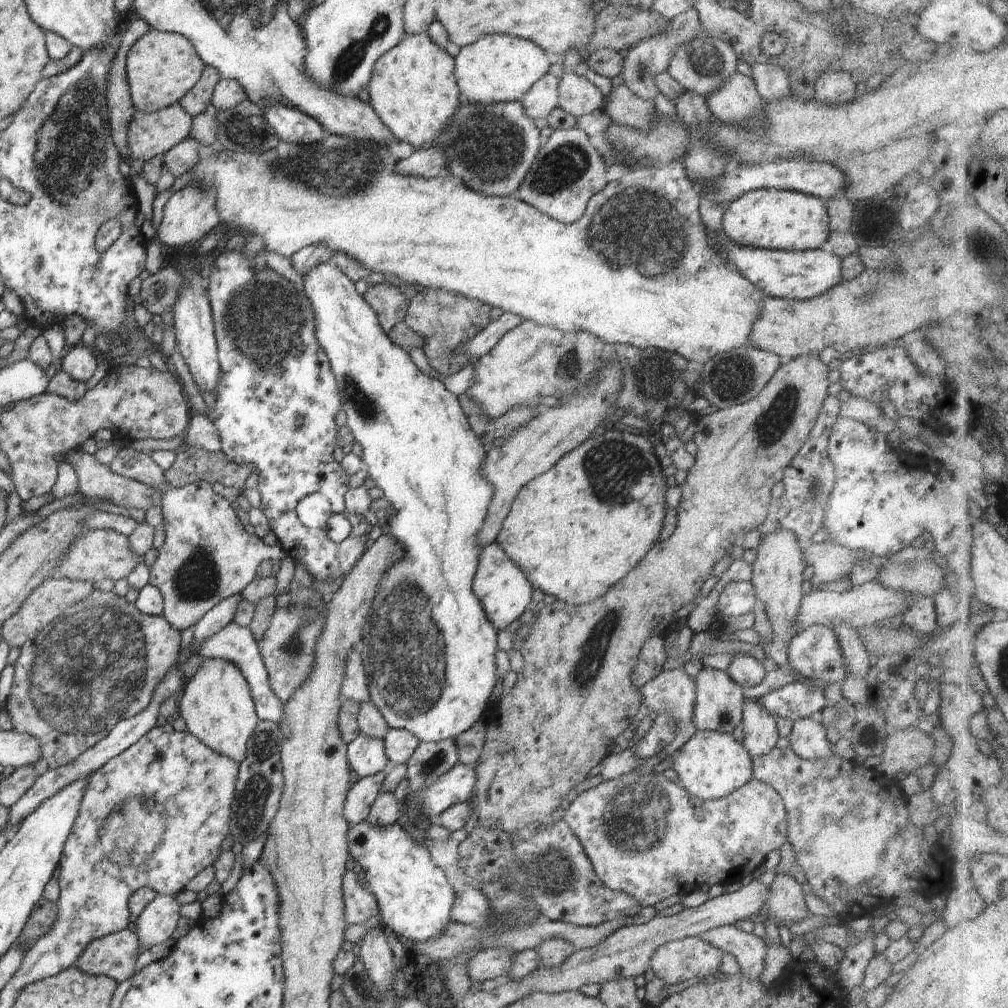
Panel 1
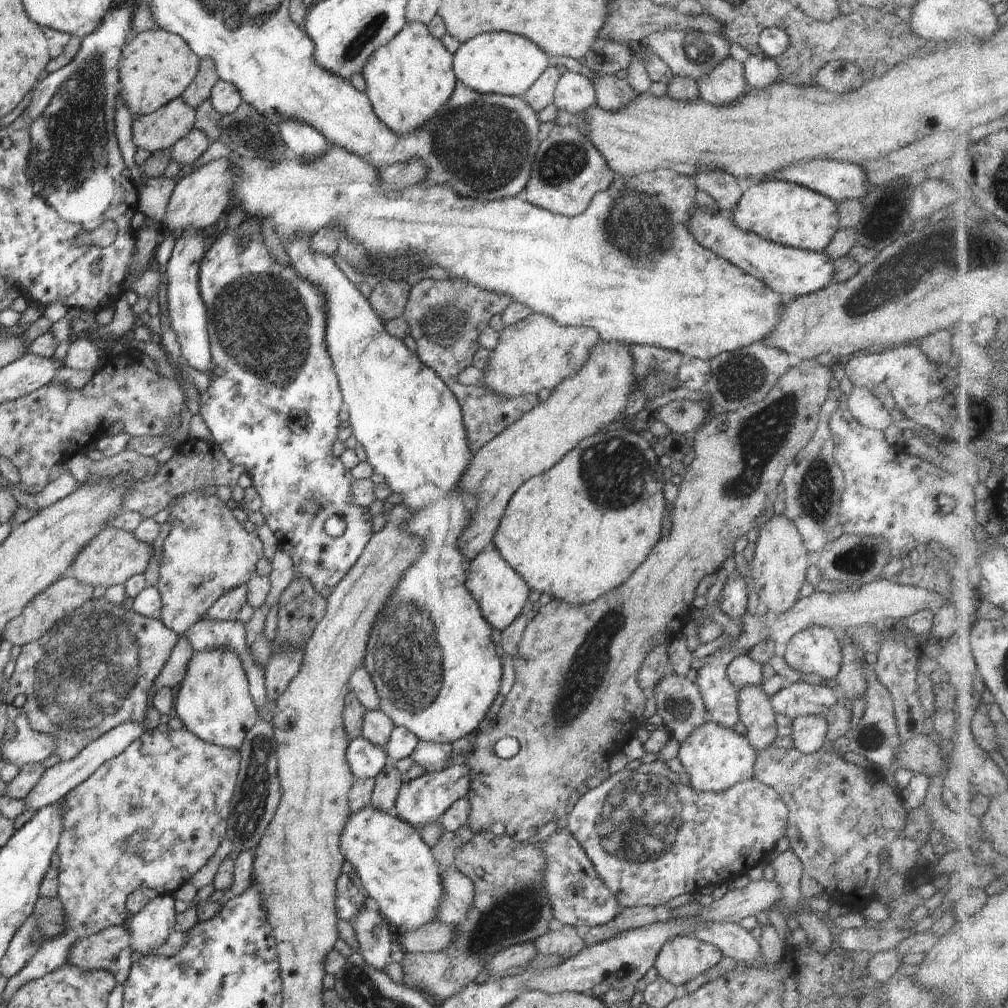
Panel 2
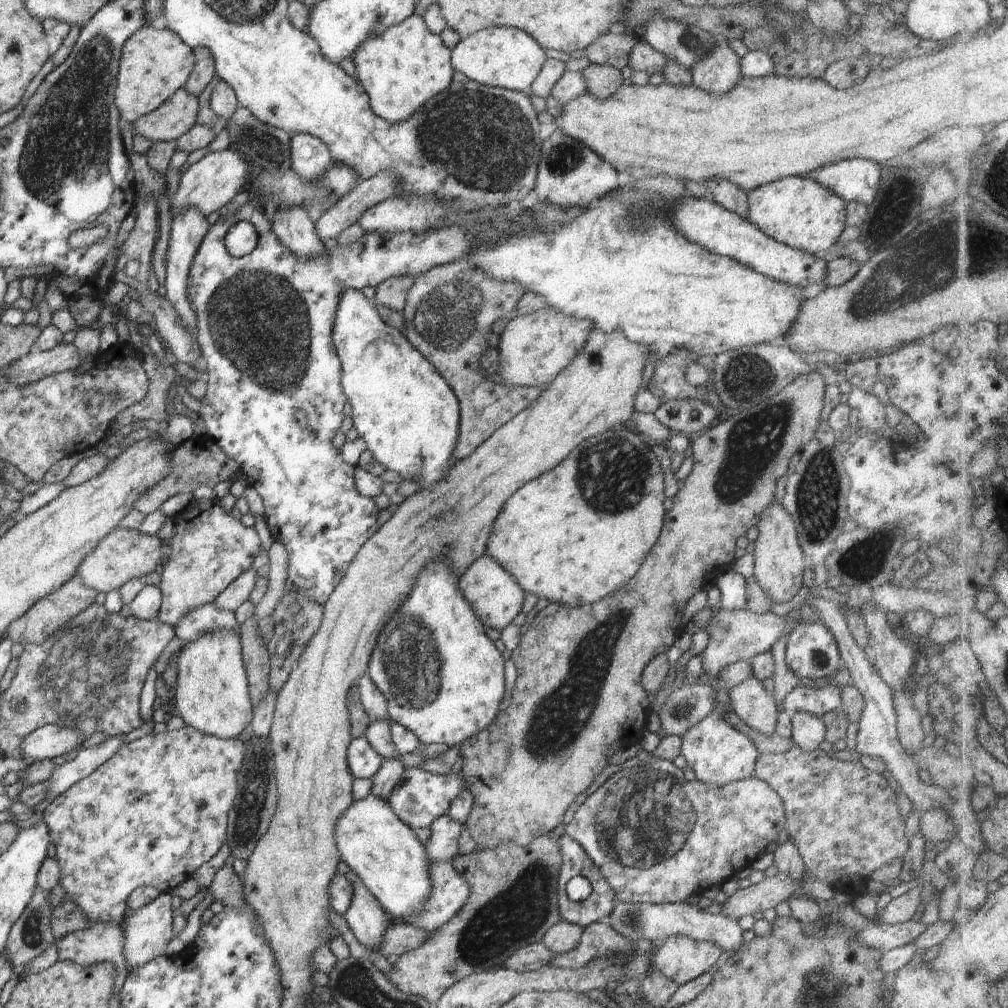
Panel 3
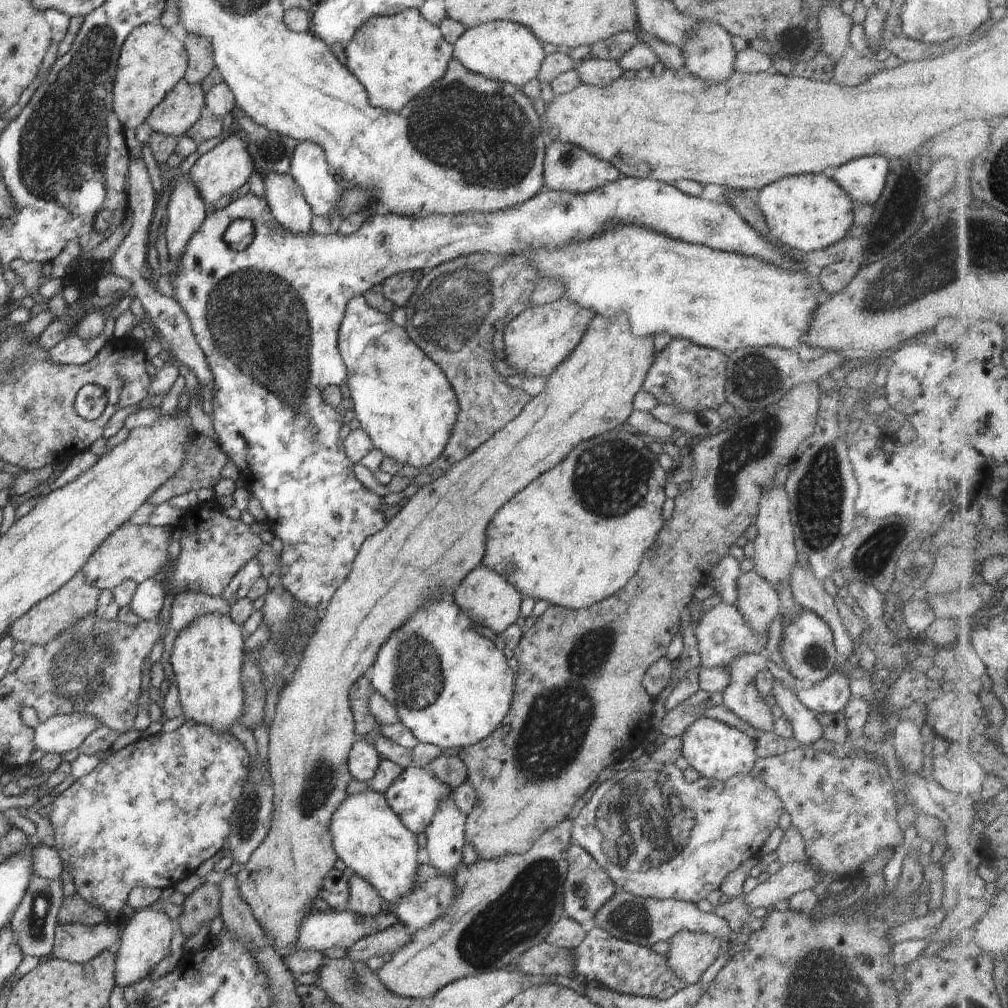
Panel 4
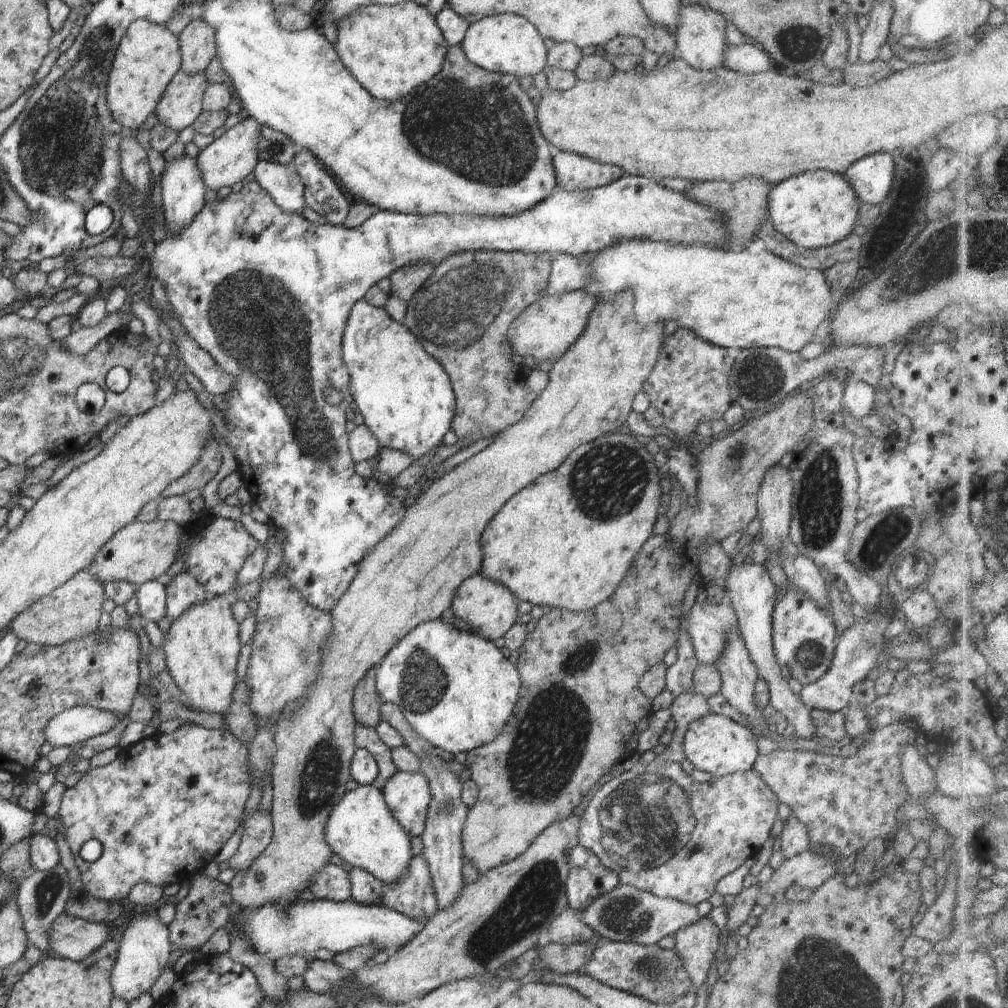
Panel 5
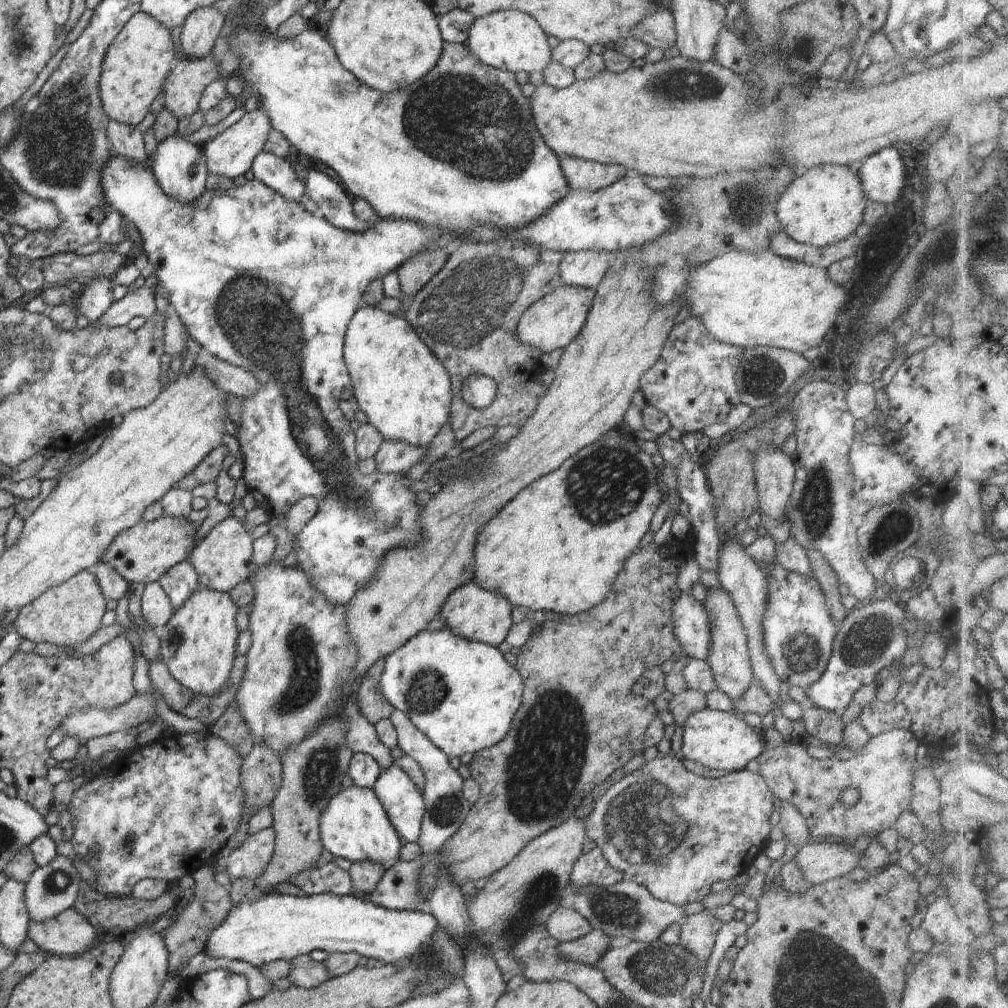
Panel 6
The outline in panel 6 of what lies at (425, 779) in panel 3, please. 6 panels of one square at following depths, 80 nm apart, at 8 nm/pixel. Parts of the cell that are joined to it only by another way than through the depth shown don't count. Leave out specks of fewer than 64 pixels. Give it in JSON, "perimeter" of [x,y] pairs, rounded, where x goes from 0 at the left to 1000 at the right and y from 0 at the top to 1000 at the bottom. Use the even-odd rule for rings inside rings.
{"perimeter":[[[389,757],[385,763],[379,764],[369,784],[378,794],[385,813],[389,816],[393,827],[396,827],[401,835],[414,835],[418,826],[422,802],[420,786],[418,787],[413,782],[406,770],[393,757]]]}

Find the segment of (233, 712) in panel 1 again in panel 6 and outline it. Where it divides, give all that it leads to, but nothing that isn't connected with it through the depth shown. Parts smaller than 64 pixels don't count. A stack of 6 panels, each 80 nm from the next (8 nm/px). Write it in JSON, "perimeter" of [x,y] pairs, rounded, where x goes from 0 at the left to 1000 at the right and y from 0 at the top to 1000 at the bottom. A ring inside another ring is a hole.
{"perimeter":[[[198,580],[188,589],[185,597],[172,607],[169,615],[156,629],[160,635],[159,653],[169,669],[188,685],[201,689],[213,689],[225,678],[235,642],[236,602],[227,588]]]}

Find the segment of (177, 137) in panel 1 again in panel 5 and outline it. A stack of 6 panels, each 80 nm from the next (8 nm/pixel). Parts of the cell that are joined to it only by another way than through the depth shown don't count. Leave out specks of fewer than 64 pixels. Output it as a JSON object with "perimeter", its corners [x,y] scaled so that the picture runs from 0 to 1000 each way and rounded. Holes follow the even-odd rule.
{"perimeter":[[[179,67],[154,105],[158,121],[176,132],[192,123],[201,110],[200,96],[205,85],[204,69],[187,73]]]}

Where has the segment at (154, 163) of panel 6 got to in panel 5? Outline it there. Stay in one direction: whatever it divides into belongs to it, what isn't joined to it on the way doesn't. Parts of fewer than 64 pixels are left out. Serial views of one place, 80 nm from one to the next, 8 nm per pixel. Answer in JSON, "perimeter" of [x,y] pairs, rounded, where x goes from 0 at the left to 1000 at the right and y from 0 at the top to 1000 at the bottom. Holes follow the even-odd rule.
{"perimeter":[[[186,153],[171,159],[164,158],[163,169],[159,175],[159,187],[161,191],[163,220],[170,226],[172,235],[178,235],[178,230],[186,227],[186,224],[192,218],[192,214],[200,208],[204,194],[203,181],[199,167],[195,164],[194,157]]]}

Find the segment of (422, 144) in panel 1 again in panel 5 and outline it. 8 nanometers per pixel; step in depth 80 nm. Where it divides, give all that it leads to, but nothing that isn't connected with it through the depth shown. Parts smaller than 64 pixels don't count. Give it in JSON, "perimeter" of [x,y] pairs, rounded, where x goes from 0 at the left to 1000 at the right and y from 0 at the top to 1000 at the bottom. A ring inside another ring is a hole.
{"perimeter":[[[411,1],[392,5],[363,5],[335,26],[332,51],[347,73],[379,100],[400,98],[413,85],[437,71],[445,44],[422,6]]]}

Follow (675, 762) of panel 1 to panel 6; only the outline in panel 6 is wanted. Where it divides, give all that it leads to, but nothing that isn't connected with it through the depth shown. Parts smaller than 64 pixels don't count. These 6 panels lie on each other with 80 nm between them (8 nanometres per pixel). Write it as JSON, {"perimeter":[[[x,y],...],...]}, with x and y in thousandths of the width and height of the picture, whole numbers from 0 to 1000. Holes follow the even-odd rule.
{"perimeter":[[[704,701],[682,708],[678,720],[678,739],[674,746],[677,753],[688,754],[703,764],[738,765],[738,760],[752,752],[761,741],[757,728],[740,718],[733,710],[711,705]]]}

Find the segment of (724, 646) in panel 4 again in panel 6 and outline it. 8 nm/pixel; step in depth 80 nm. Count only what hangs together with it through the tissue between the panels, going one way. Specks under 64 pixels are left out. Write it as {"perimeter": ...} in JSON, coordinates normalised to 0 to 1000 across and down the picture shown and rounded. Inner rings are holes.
{"perimeter":[[[675,585],[666,601],[666,620],[680,649],[688,654],[701,652],[705,640],[702,609],[698,600],[679,585]]]}

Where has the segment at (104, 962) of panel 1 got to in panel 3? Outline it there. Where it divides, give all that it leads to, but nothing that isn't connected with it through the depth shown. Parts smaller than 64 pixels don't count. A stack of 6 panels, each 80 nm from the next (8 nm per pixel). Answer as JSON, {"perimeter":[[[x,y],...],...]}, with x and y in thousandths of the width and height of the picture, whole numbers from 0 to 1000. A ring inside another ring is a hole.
{"perimeter":[[[106,915],[95,916],[90,920],[67,926],[56,933],[55,938],[57,939],[58,953],[71,953],[82,959],[101,953],[111,955],[114,958],[115,966],[112,986],[117,987],[127,966],[126,954],[122,947],[124,935],[125,929],[122,926],[121,918],[114,915]]]}

